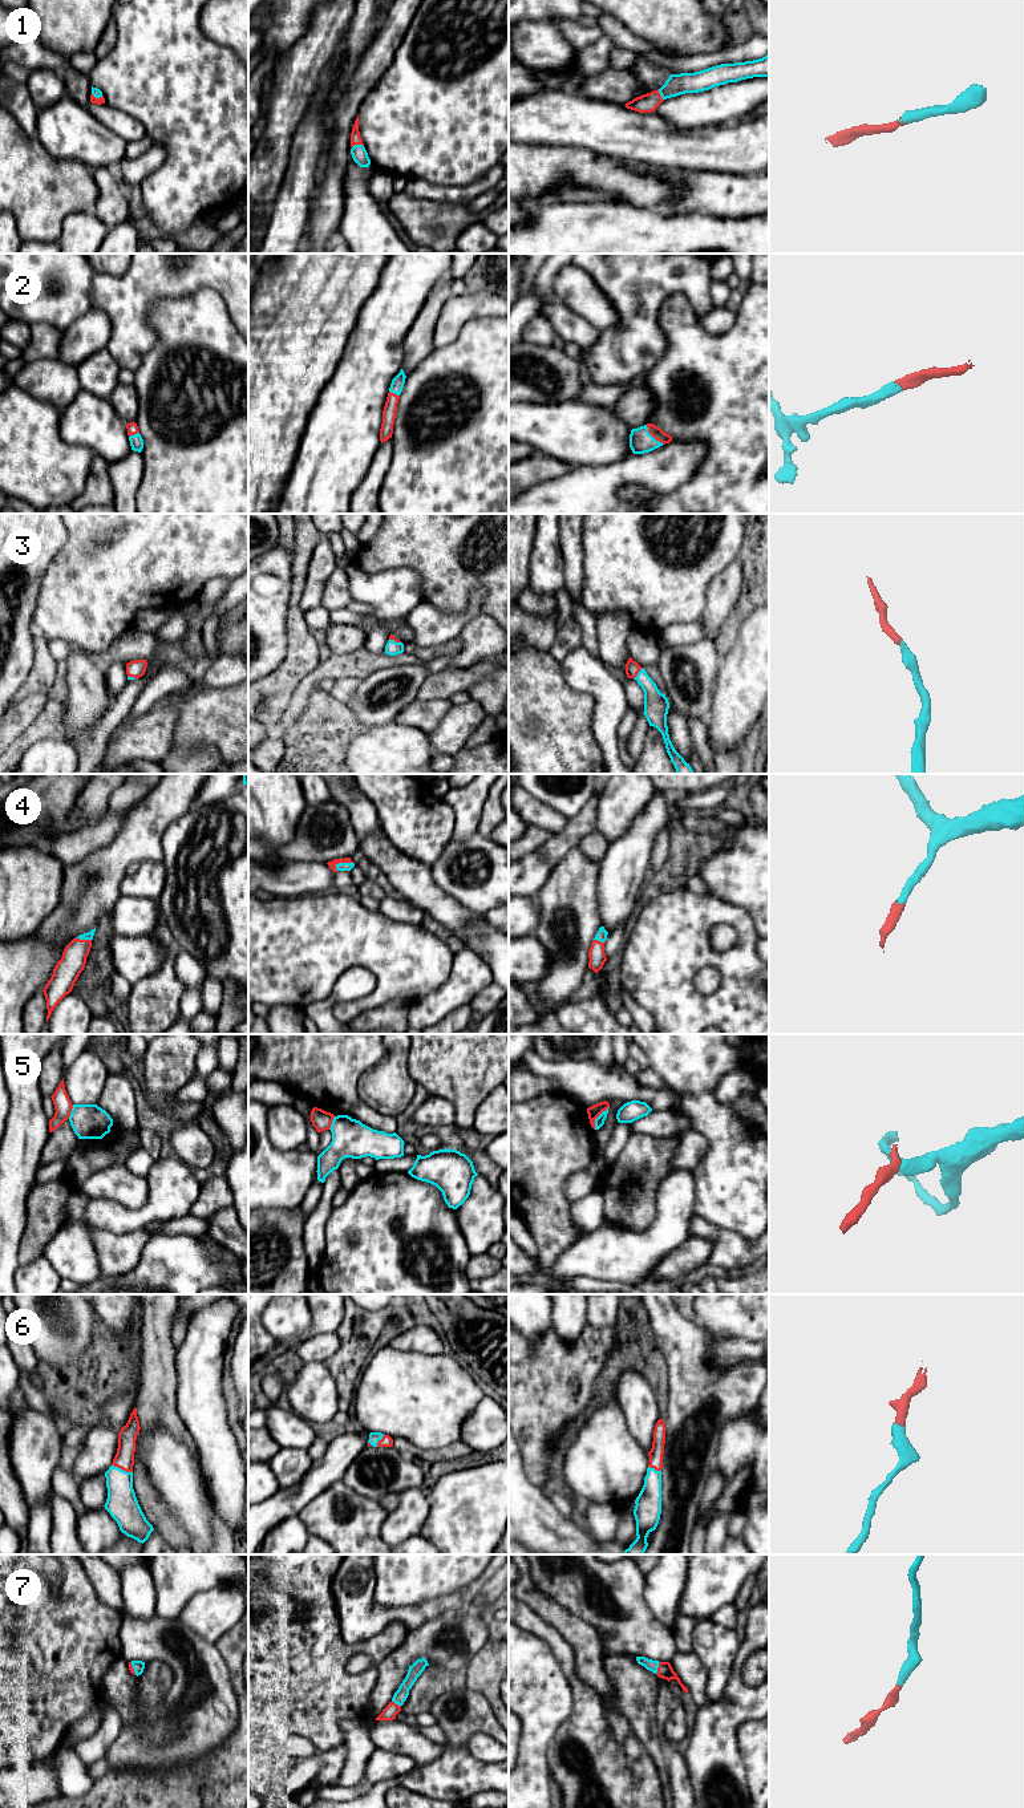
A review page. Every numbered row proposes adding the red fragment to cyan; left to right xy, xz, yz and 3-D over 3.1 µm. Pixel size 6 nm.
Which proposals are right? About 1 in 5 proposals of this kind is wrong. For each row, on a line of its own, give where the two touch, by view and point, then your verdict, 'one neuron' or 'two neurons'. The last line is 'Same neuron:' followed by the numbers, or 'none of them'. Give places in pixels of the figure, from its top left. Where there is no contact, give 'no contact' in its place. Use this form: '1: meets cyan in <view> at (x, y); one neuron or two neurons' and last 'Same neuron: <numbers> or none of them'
1: meets cyan in xz at (357, 145); one neuron
2: meets cyan in yz at (651, 436); one neuron
3: meets cyan in yz at (638, 673); one neuron
4: meets cyan in xz at (343, 863); one neuron
5: meets cyan in yz at (597, 1118); two neurons
6: meets cyan in xy at (122, 1470); one neuron
7: meets cyan in yz at (658, 1666); one neuron
Same neuron: 1, 2, 3, 4, 6, 7

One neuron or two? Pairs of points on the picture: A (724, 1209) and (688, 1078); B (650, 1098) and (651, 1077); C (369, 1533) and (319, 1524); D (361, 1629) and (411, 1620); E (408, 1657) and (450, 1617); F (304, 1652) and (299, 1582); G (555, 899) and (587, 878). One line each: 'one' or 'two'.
A: one
B: two
C: one
D: one
E: one
F: one
G: one

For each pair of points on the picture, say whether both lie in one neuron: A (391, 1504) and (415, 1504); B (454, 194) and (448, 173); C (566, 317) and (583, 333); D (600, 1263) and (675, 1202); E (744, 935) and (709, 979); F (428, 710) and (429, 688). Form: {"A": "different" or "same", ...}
{"A": "different", "B": "different", "C": "same", "D": "same", "E": "different", "F": "different"}

